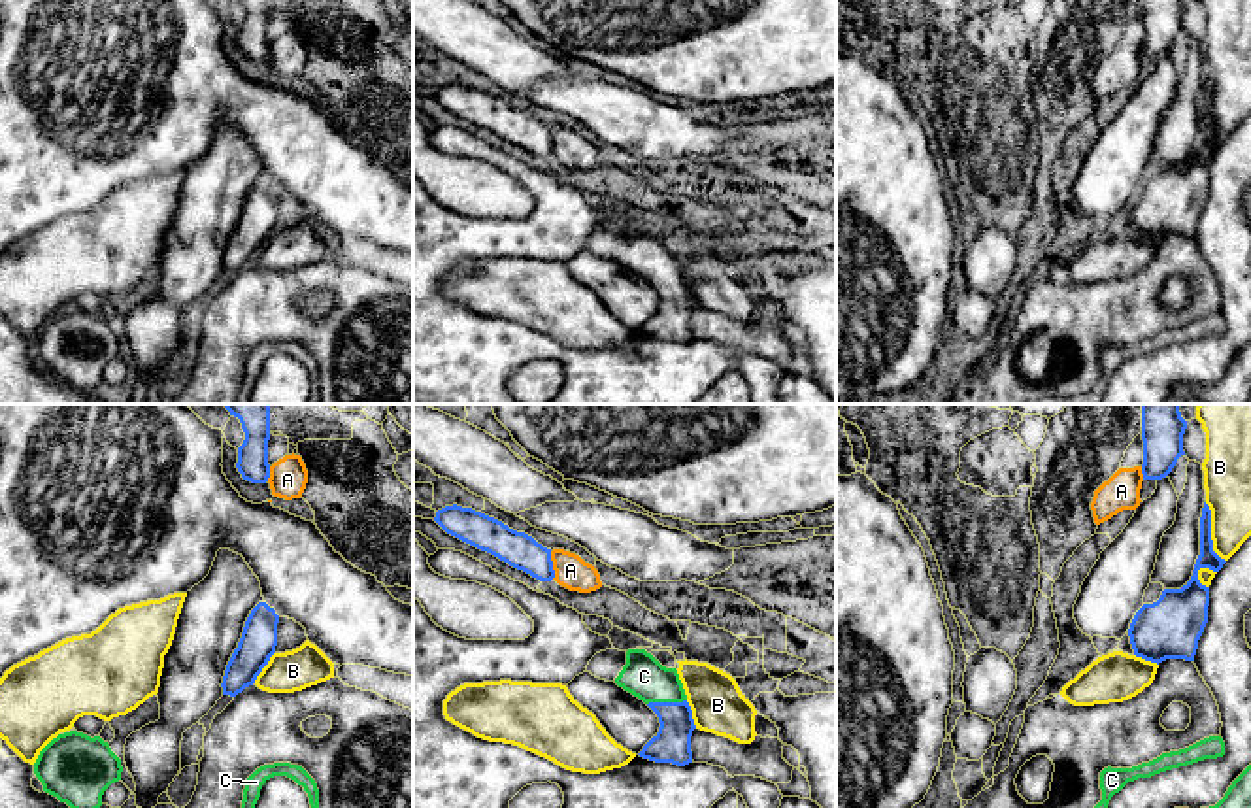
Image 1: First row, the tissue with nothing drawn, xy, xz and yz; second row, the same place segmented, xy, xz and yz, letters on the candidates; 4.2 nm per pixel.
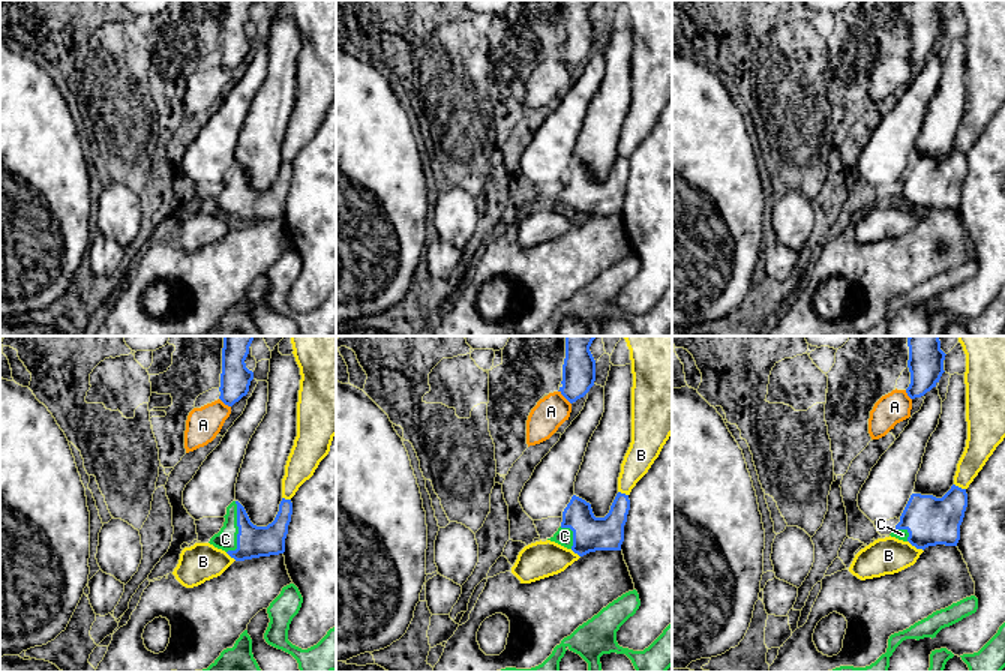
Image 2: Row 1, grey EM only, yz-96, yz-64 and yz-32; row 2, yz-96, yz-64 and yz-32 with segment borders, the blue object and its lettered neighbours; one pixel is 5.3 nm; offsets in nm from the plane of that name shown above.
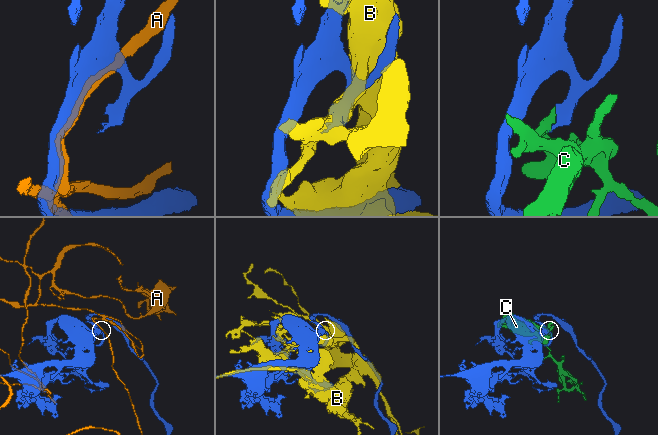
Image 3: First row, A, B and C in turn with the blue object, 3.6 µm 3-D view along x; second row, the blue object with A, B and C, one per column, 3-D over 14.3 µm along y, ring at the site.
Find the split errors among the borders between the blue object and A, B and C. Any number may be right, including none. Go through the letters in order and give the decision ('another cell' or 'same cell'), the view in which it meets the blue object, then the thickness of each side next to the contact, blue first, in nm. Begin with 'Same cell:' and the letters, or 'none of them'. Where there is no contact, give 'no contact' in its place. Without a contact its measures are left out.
Same cell: C
A: another cell | xz | 150/140 nm
B: another cell | yz | 80/200 nm
C: same cell | xz | 160/180 nm

